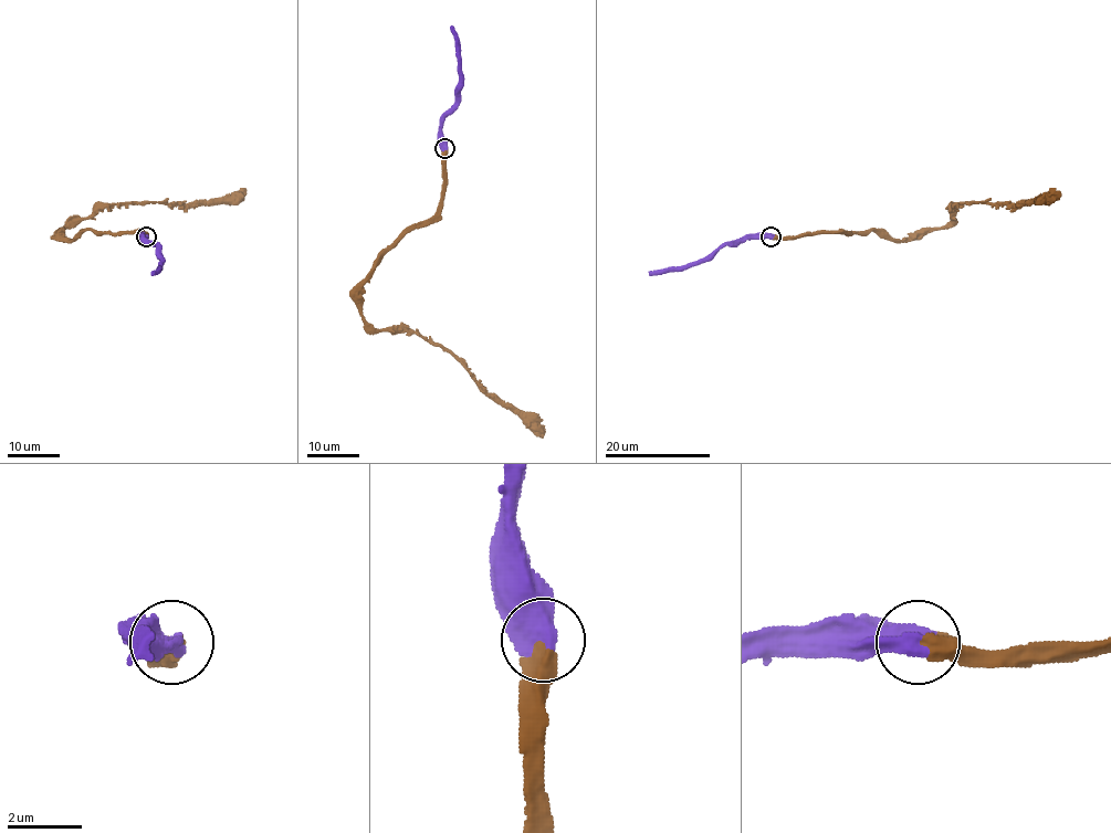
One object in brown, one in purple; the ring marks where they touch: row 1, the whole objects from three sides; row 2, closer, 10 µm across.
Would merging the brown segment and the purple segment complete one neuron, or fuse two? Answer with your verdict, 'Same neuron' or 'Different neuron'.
Same neuron

